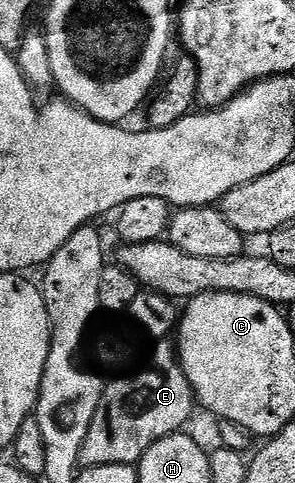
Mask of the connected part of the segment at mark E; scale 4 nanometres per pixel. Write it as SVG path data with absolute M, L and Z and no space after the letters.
M156 346L155 353L141 373L113 381L102 390L91 428L80 450L80 464L102 467L111 464L138 464L152 445L180 432L195 408L195 396L190 379L181 365L180 356L173 348Z

